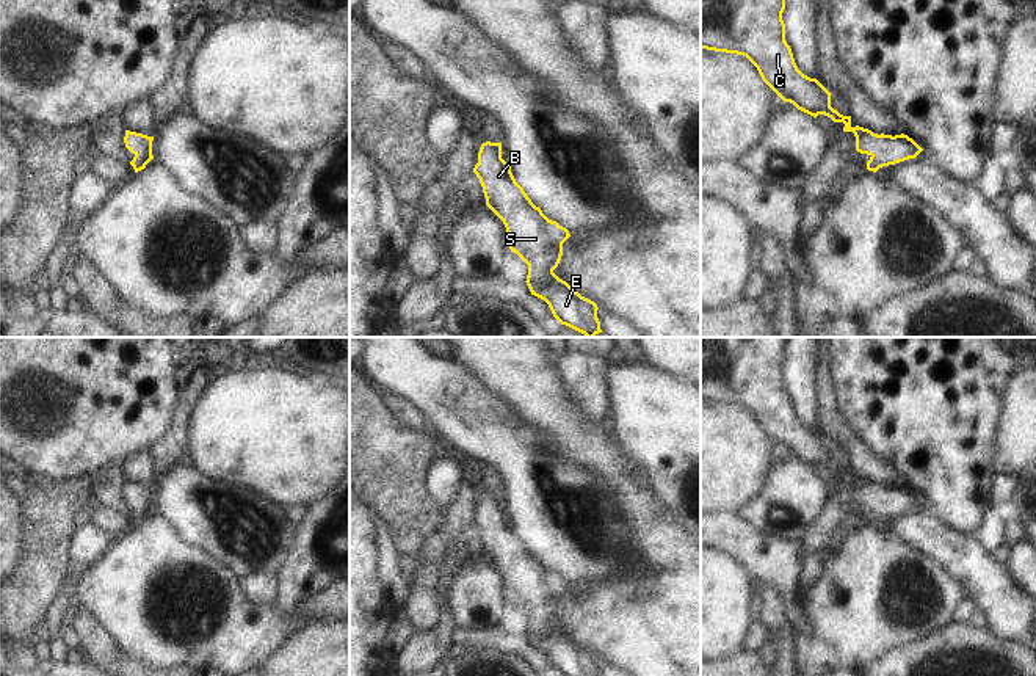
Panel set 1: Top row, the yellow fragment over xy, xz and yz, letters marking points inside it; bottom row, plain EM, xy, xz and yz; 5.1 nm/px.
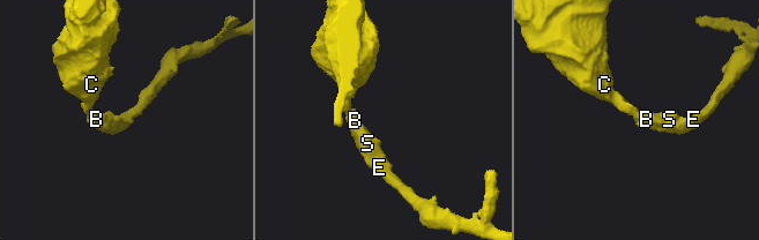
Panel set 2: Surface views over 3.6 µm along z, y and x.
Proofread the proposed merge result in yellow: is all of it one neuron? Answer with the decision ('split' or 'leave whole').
leave whole

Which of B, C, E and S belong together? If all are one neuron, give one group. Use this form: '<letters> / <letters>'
B C E S

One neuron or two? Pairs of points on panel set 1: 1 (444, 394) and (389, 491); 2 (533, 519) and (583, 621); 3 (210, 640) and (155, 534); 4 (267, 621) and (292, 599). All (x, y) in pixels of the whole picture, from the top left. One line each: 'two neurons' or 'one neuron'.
1: two neurons
2: two neurons
3: one neuron
4: two neurons

